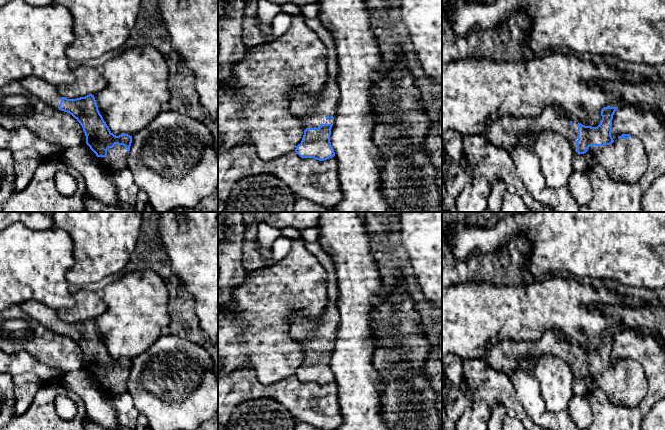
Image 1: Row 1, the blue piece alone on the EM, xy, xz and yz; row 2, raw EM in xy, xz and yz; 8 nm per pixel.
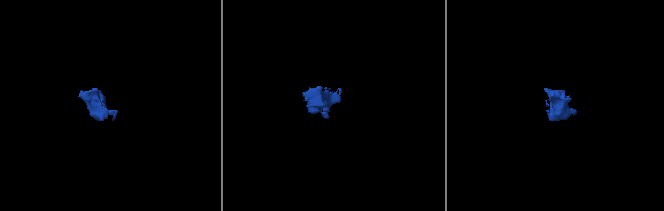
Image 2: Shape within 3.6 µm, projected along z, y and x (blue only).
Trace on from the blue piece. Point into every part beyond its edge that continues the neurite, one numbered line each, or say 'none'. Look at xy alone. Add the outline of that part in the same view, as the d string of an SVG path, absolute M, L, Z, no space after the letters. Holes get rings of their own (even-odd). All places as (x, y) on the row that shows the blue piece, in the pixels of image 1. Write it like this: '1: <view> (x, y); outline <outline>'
1: xy (115, 160); outline M115 144L113 148L107 150L106 157L98 157L106 171L116 172L127 167L126 158L128 152L123 145Z

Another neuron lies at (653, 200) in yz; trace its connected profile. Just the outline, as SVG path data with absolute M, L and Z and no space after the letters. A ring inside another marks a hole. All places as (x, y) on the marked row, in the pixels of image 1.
M665 176L657 178L642 196L642 212L665 212Z

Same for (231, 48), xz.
M218 0L223 7L223 15L218 16L218 87L228 84L235 87L237 81L232 75L233 66L243 60L246 46L242 42L242 24L246 14L244 0Z

